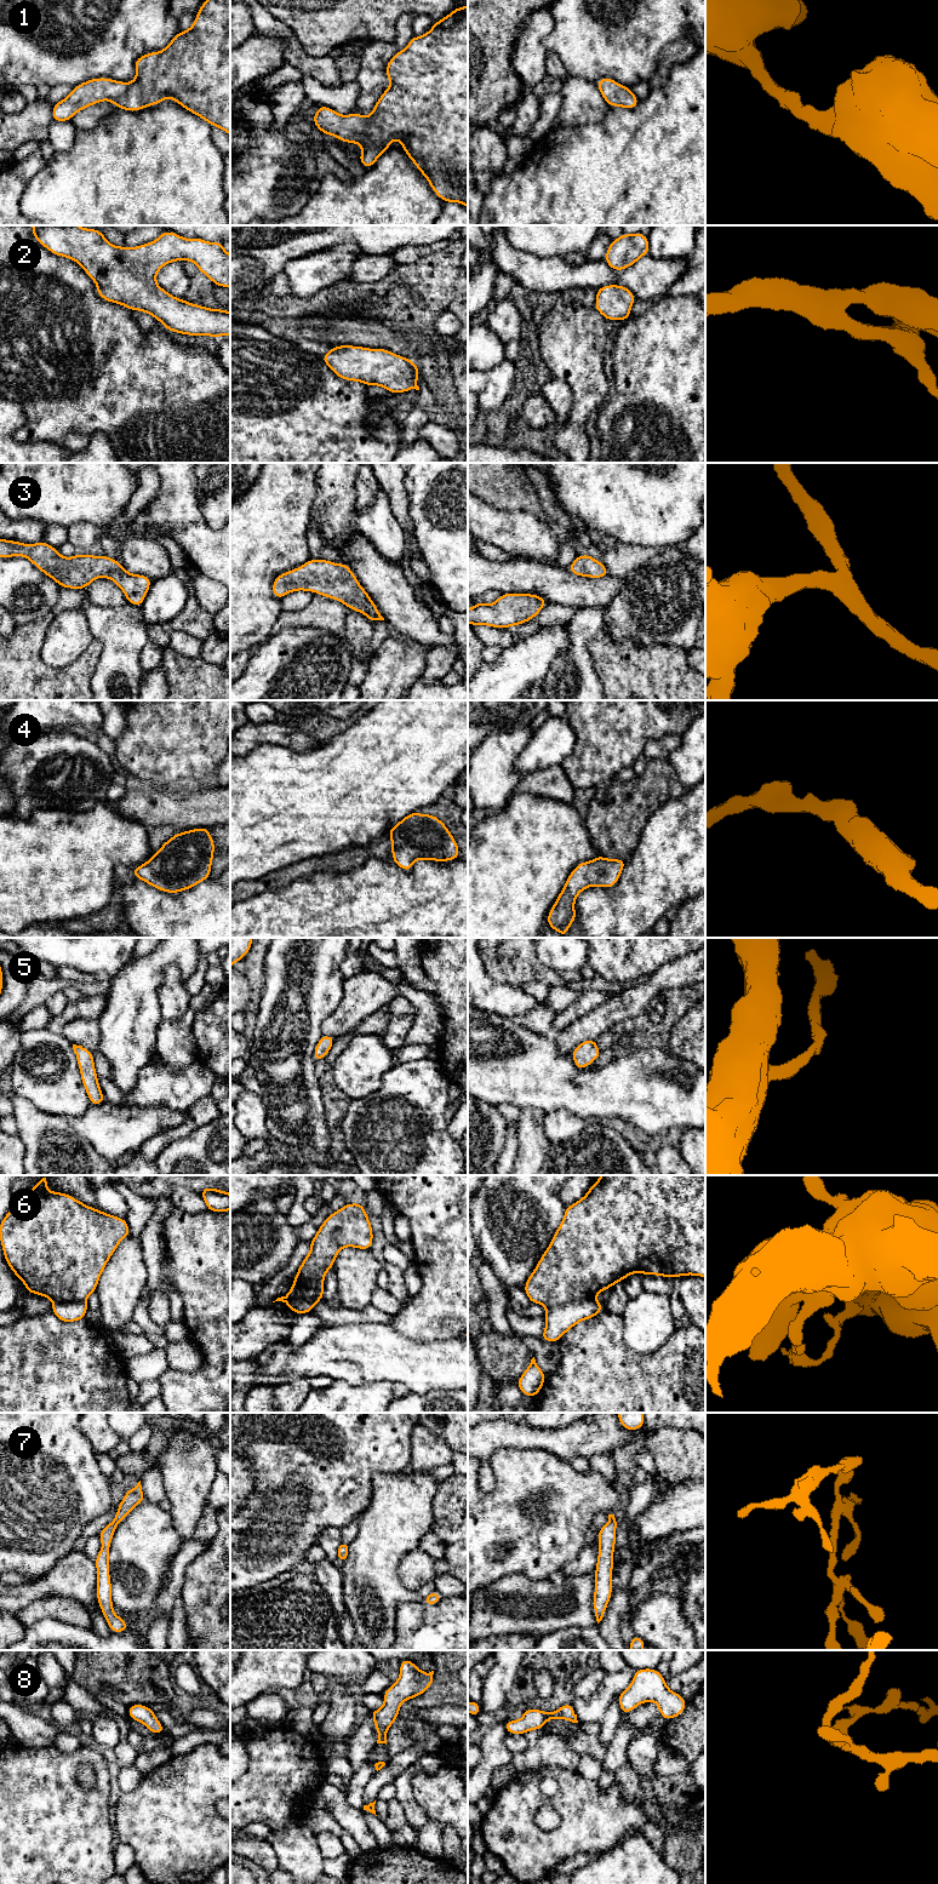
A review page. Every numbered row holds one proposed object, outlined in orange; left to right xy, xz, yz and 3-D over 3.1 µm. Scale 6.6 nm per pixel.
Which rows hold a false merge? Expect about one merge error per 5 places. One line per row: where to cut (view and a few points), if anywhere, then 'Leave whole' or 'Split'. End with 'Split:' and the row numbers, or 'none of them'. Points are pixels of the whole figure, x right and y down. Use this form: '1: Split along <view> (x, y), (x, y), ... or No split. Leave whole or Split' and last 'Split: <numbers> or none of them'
1: No split. Leave whole
2: No split. Leave whole
3: No split. Leave whole
4: No split. Leave whole
5: No split. Leave whole
6: No split. Leave whole
7: No split. Leave whole
8: No split. Leave whole
Split: none of them

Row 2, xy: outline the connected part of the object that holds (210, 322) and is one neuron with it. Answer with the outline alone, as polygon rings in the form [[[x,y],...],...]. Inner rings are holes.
[[[32,225],[34,239],[51,253],[73,259],[95,281],[98,296],[131,311],[148,313],[170,332],[185,336],[230,336],[230,311],[210,309],[176,298],[156,284],[158,271],[166,264],[191,260],[216,286],[230,288],[230,254],[221,241],[185,239],[175,231],[161,233],[155,241],[137,247],[116,247],[98,229],[78,225]]]

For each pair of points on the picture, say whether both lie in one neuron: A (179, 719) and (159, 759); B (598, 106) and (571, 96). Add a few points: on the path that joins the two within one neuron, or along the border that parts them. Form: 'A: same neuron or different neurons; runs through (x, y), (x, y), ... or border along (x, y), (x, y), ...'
A: same neuron; runs through (176, 728), (159, 745), (159, 749)
B: same neuron; runs through (592, 106), (587, 106), (577, 96)

